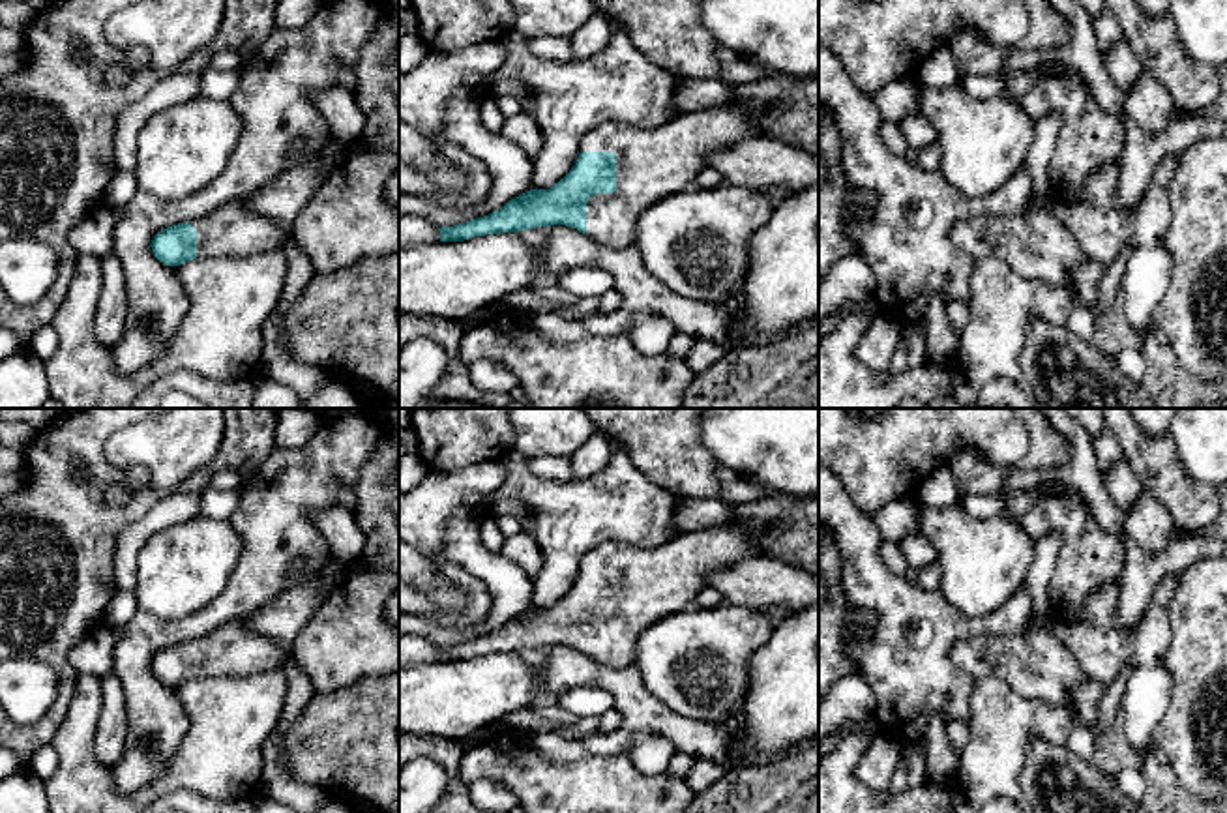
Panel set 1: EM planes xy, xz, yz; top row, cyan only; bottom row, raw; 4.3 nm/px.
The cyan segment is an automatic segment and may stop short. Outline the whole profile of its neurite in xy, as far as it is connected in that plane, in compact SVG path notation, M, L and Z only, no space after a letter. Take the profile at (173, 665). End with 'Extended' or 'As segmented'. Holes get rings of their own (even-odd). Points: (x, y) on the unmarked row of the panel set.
M236 618L212 633L178 643L157 652L150 663L154 676L167 686L180 686L193 678L253 676L279 669L287 650L253 631L244 618Z. Extended

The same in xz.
M731 521L674 536L654 547L605 543L583 558L579 579L551 609L530 609L489 635L440 646L440 661L566 644L607 667L620 669L633 663L635 644L648 628L691 607L695 596L708 586L712 571L755 556L762 556L761 547L742 525Z. Extended

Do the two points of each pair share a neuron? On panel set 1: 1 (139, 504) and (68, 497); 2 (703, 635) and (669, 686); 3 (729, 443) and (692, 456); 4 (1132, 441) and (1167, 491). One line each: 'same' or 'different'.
1: same
2: same
3: different
4: same

